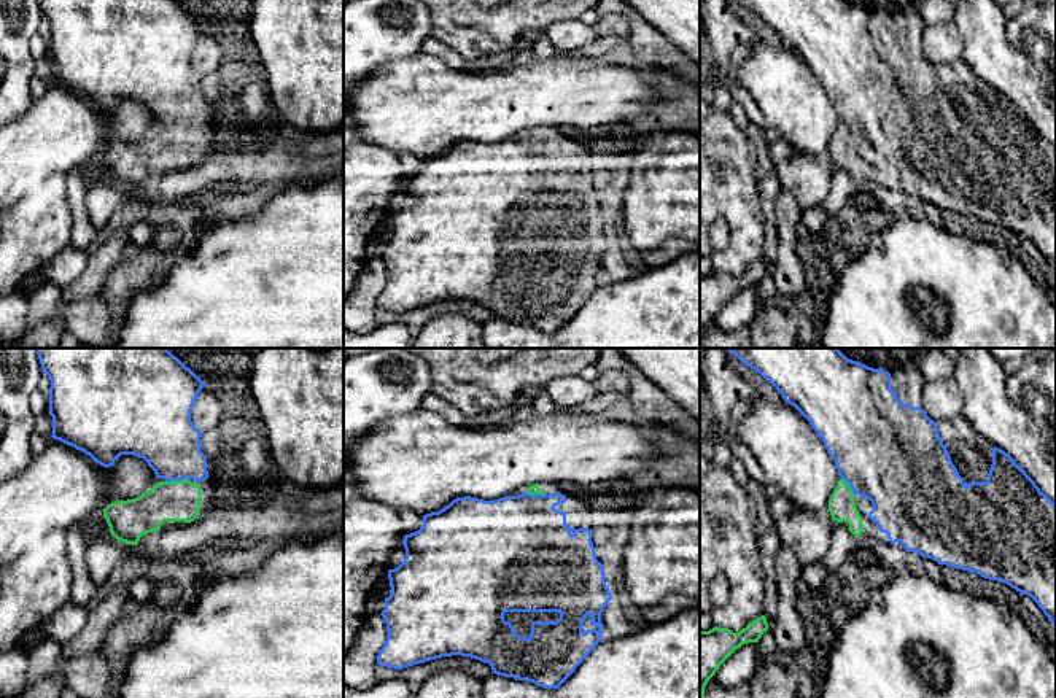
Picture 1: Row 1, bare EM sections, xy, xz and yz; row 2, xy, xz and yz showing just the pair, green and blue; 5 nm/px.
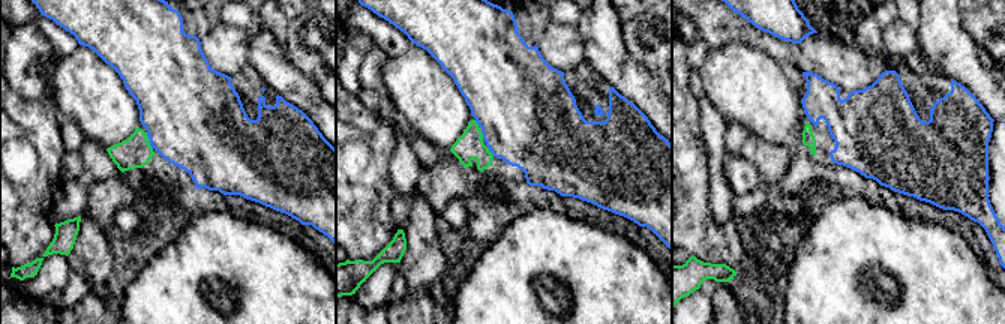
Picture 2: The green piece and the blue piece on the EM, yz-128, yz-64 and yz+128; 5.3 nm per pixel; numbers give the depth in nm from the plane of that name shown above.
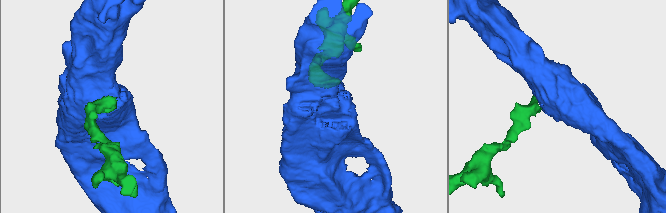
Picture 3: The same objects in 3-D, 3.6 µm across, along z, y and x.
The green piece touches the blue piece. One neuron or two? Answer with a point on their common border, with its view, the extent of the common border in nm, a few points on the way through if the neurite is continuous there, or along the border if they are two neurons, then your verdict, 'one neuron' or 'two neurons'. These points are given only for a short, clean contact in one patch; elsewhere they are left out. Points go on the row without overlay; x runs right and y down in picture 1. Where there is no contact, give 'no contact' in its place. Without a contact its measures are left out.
meets green in xy at (174, 124); contact 100 nm long; runs through xy (180, 143), (175, 139), (174, 124), (174, 96), (161, 77); one neuron

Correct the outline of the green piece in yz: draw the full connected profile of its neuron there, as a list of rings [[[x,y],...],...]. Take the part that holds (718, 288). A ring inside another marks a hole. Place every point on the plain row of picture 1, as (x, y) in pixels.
[[[762,259],[740,277],[717,270],[700,275],[700,348],[705,348],[705,331],[719,310],[743,288],[759,286],[767,273],[767,261]]]

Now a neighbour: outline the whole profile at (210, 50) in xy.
[[[205,29],[191,54],[191,67],[200,75],[218,72],[219,65],[229,56],[224,35],[215,29]]]

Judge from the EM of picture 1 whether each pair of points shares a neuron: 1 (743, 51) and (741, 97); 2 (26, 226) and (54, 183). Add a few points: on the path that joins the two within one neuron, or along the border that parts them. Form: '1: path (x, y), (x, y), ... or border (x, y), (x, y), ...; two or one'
1: path (735, 62), (732, 81), (735, 86); one
2: path (37, 215), (51, 194); one

